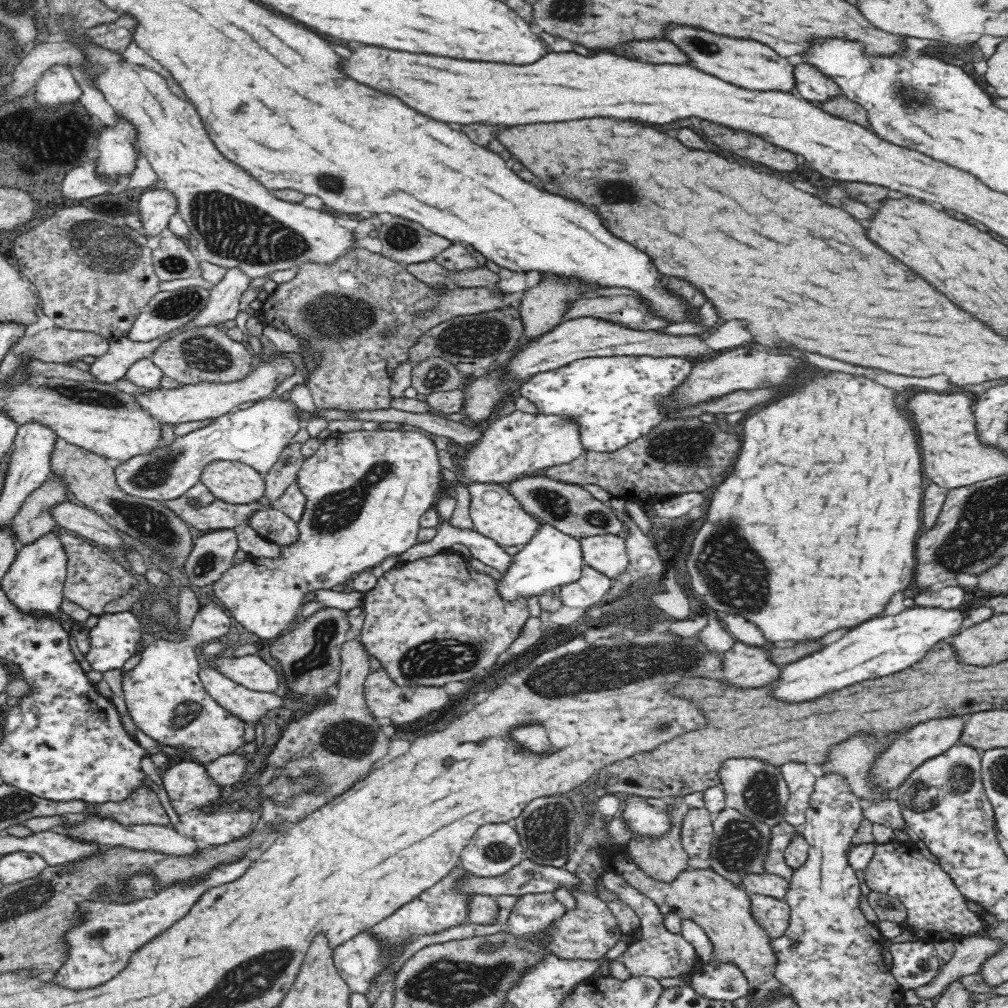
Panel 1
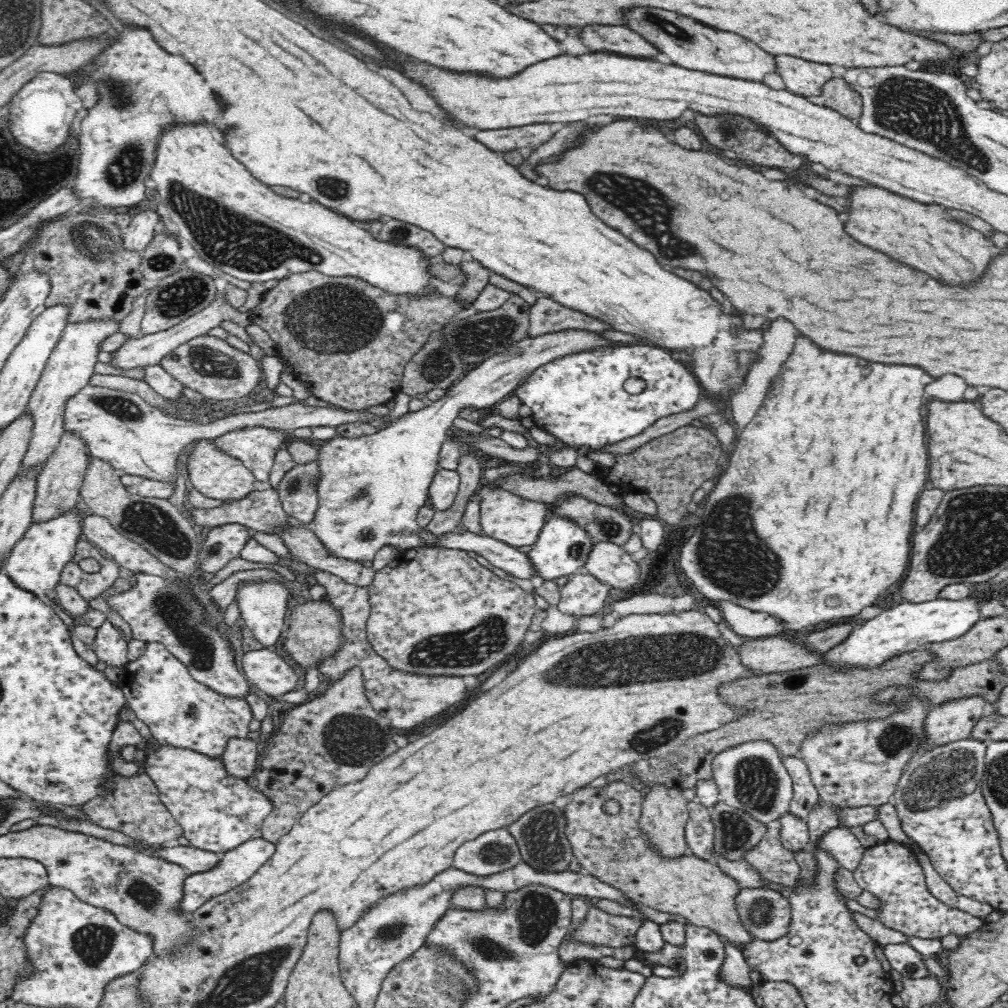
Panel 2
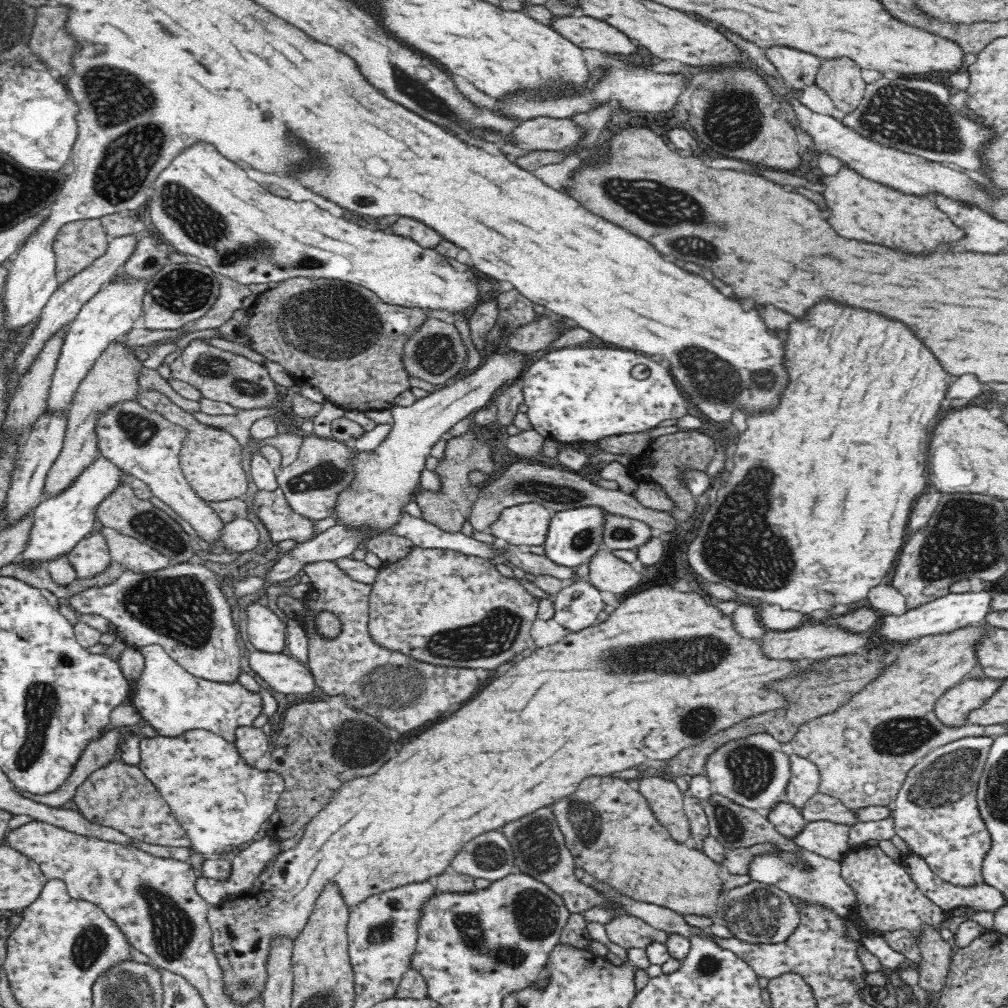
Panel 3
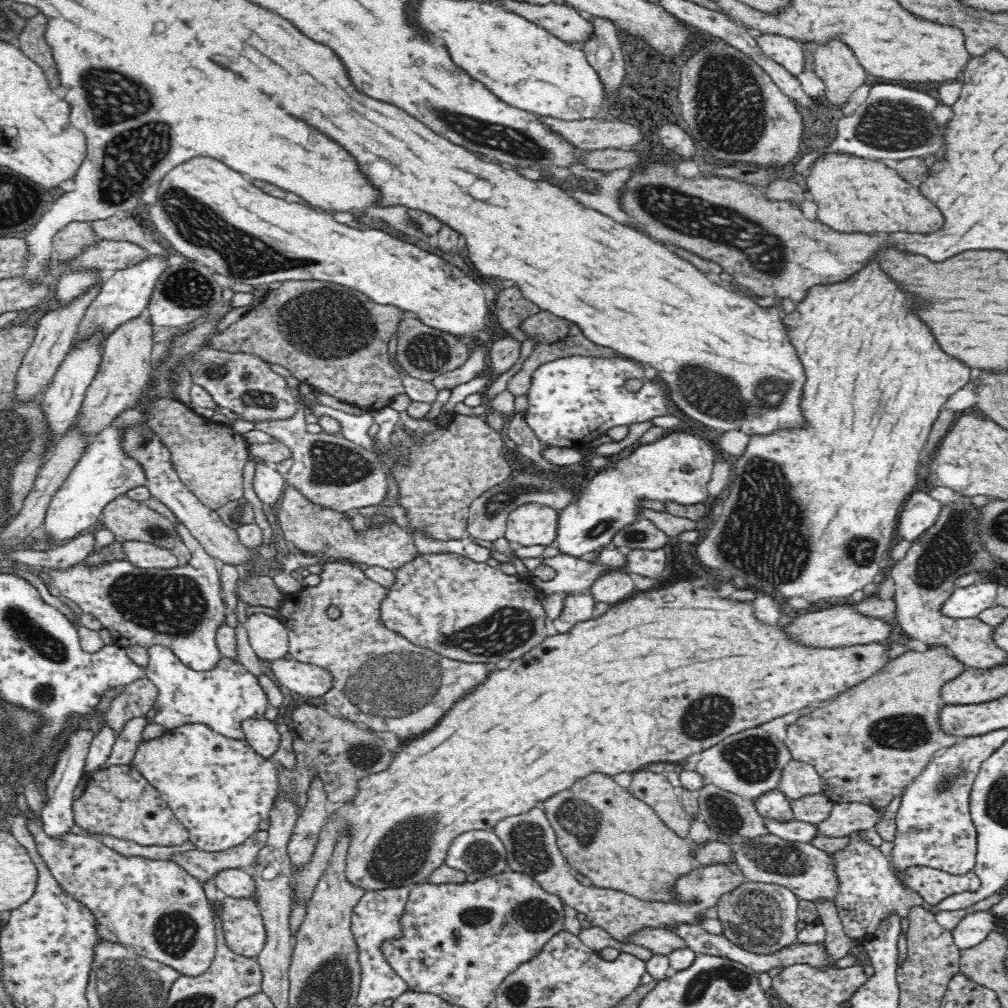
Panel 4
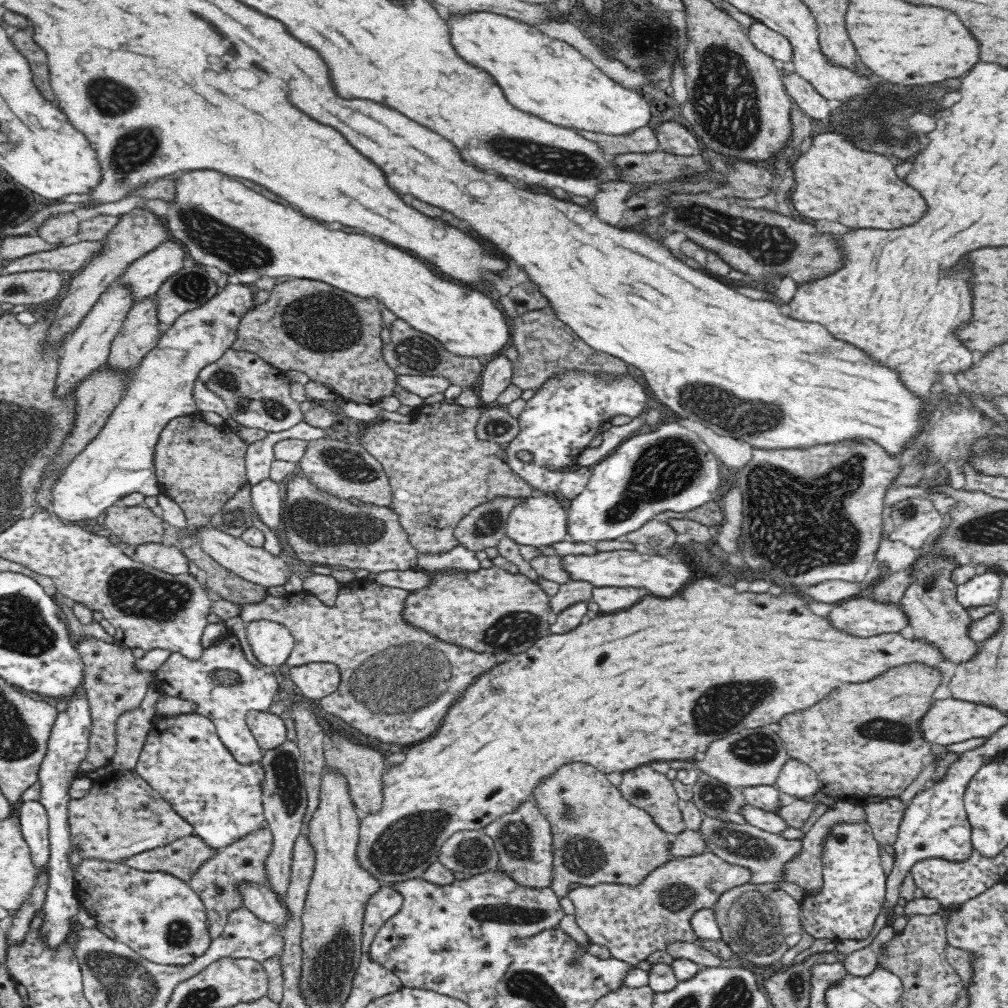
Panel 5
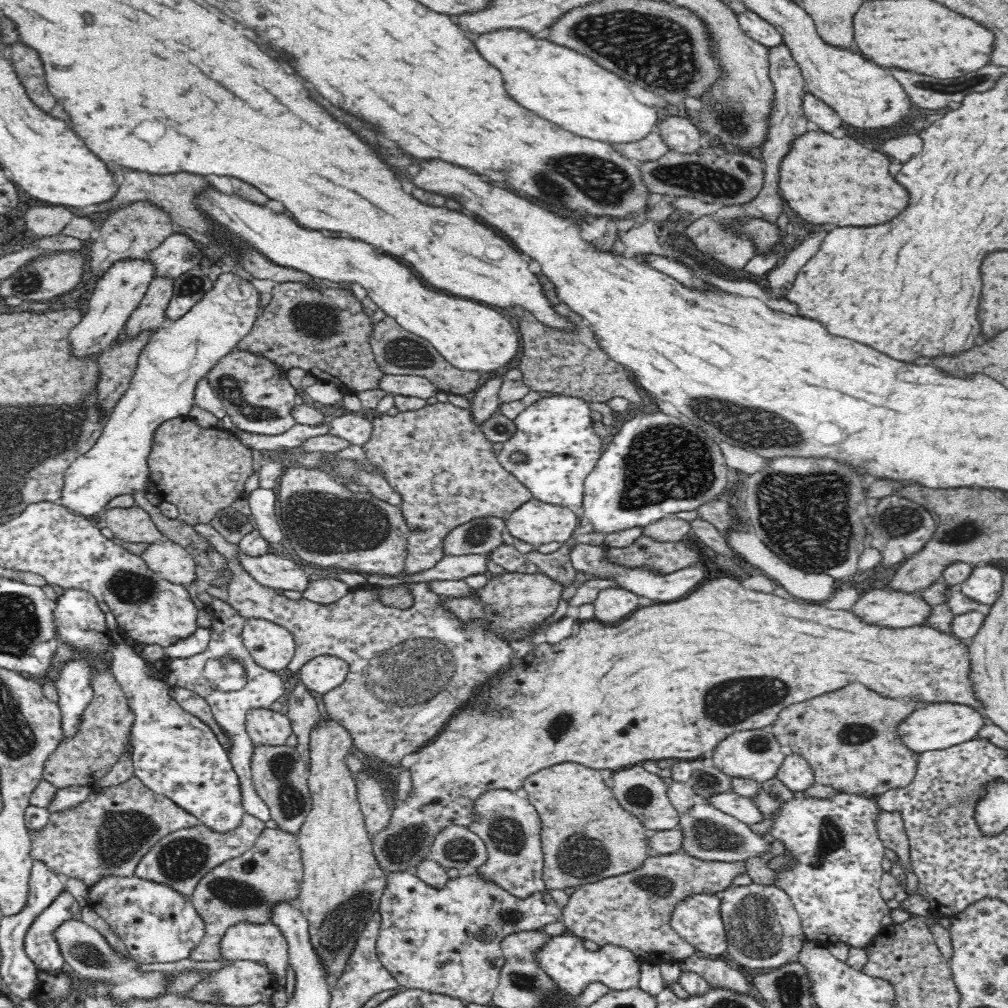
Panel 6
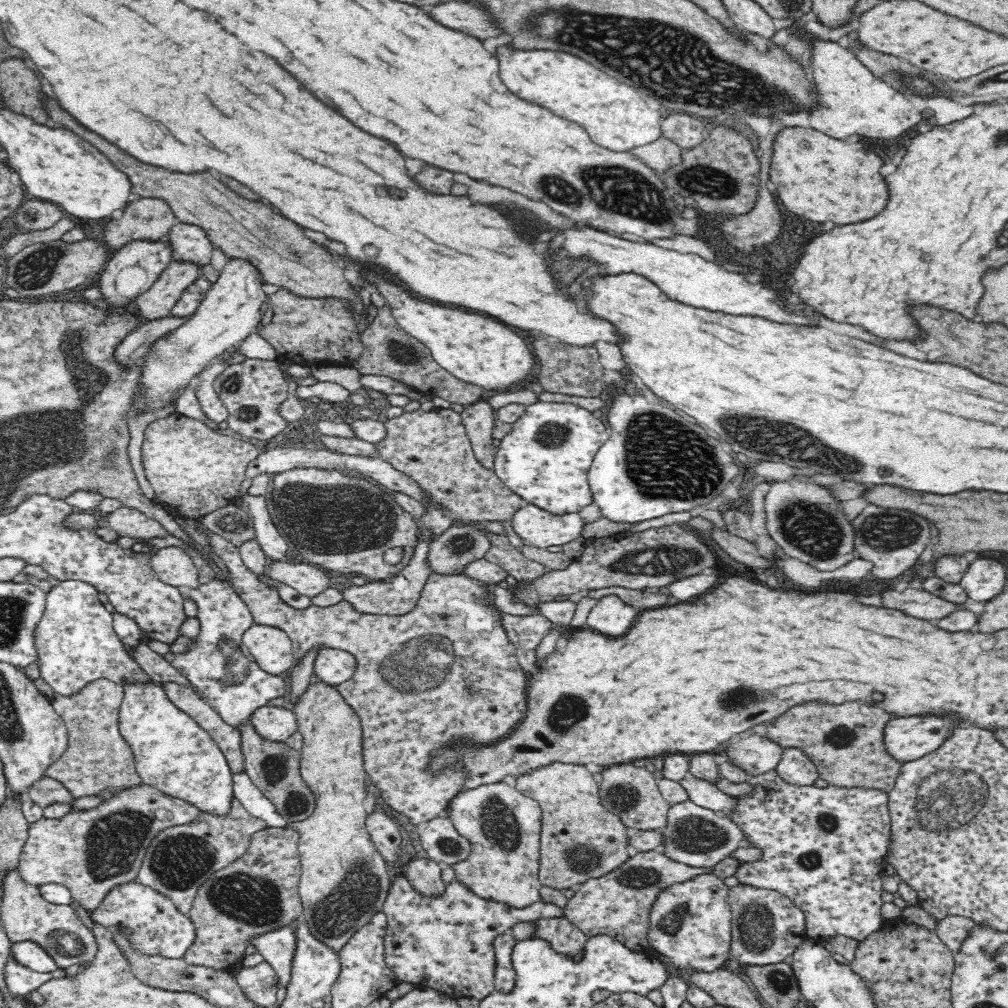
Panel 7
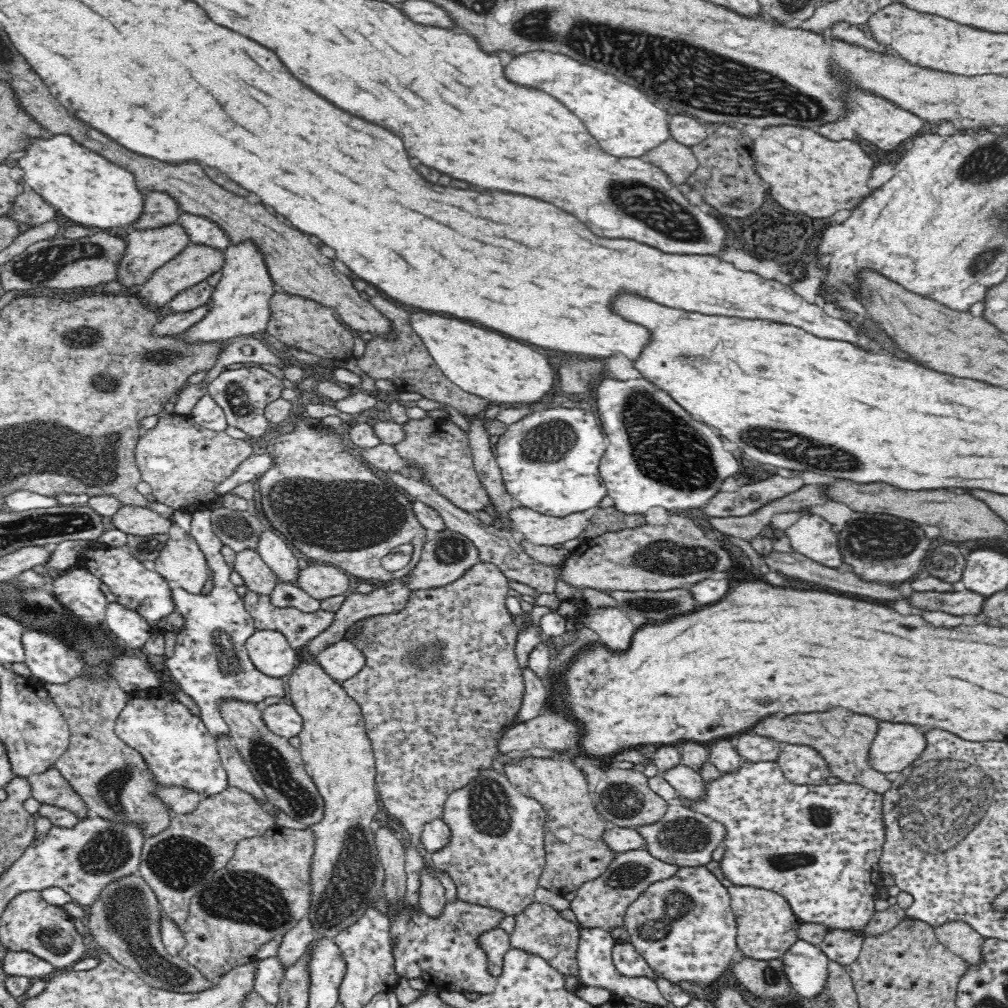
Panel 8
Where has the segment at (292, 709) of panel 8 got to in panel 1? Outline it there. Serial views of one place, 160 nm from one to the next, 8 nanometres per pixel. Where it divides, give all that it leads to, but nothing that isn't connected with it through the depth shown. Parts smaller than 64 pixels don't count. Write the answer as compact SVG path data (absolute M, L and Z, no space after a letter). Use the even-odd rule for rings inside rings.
M235 751L228 754L222 754L215 761L205 763L207 773L217 782L220 786L238 786L249 757L245 752Z

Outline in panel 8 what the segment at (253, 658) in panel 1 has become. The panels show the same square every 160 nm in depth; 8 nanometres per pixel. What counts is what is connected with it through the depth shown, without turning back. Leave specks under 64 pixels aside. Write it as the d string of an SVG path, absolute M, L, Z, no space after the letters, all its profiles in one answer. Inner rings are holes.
M340 639L322 650L315 658L332 678L343 683L355 677L366 665L366 658L360 648L350 639Z

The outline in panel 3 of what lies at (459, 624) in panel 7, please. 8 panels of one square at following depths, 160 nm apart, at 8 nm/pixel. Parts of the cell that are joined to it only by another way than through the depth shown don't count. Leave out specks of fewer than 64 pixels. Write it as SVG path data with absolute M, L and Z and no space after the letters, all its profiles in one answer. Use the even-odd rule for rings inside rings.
M336 561L310 563L303 566L306 576L310 577L312 589L298 601L302 601L302 612L298 620L304 628L308 642L308 662L306 666L315 676L317 686L330 697L346 697L346 705L352 710L363 711L372 715L388 728L395 729L399 734L408 734L410 730L420 730L420 726L432 726L436 718L444 718L446 712L454 712L478 691L481 680L474 668L440 666L416 660L410 655L398 651L388 651L374 642L369 633L369 597L372 586L358 582L346 574ZM332 613L340 621L340 634L334 638L326 638L315 624L320 614Z

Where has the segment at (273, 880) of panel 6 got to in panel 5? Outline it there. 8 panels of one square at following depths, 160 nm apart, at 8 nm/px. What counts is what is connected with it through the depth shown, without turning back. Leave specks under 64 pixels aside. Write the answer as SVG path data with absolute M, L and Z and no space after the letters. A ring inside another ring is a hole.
M260 827L242 837L239 841L234 841L227 847L222 847L193 874L188 883L190 888L196 892L196 895L204 903L204 908L208 915L210 942L216 940L223 933L228 915L244 907L243 896L241 896L239 891L239 884L241 882L252 882L268 886L267 858L271 855L272 849L272 831L269 827Z

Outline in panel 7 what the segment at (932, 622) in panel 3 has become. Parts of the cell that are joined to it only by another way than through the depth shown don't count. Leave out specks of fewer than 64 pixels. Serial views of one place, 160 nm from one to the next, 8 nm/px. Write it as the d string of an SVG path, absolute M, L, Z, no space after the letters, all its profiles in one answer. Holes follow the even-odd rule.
M978 558L968 565L964 573L959 586L976 602L992 600L1007 584L1007 568L998 560Z

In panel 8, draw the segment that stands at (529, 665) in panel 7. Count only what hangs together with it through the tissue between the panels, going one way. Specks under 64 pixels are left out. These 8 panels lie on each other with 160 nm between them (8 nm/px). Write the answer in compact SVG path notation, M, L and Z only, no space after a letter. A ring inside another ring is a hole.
M523 671L525 693L523 694L520 708L516 712L514 725L535 719L547 705L549 699L549 684L545 680L536 677L534 672Z

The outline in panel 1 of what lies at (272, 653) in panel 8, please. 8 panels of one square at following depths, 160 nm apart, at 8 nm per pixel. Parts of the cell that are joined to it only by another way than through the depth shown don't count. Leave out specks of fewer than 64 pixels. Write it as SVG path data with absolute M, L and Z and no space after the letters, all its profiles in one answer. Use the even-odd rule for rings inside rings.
M379 428L372 431L359 430L346 433L331 432L329 437L321 441L318 450L307 459L304 459L300 470L297 472L297 481L306 501L306 510L304 510L302 520L297 523L298 529L300 529L300 540L296 544L292 544L290 548L282 548L282 555L284 555L282 560L250 556L242 564L231 565L227 572L224 572L224 575L214 583L214 594L222 602L224 610L228 608L235 620L240 622L246 630L259 636L262 642L271 642L286 632L289 623L295 620L294 614L296 614L296 610L300 608L300 604L305 603L304 596L311 594L312 590L331 590L334 586L338 586L348 580L352 574L357 575L363 570L371 570L374 566L380 565L389 555L396 554L400 556L406 550L414 547L414 544L418 542L418 532L421 530L420 517L427 510L433 509L438 490L445 482L440 471L442 467L438 457L438 448L434 445L432 439L422 432L412 431L409 428L400 430L382 430Z

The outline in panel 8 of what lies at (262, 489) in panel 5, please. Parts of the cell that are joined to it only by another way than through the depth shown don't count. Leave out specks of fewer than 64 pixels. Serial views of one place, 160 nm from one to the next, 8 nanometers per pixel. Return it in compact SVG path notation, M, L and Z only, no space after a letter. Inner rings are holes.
M266 530L262 533L257 552L279 582L297 584L300 572L302 572L298 565L299 559L294 556L275 532Z

